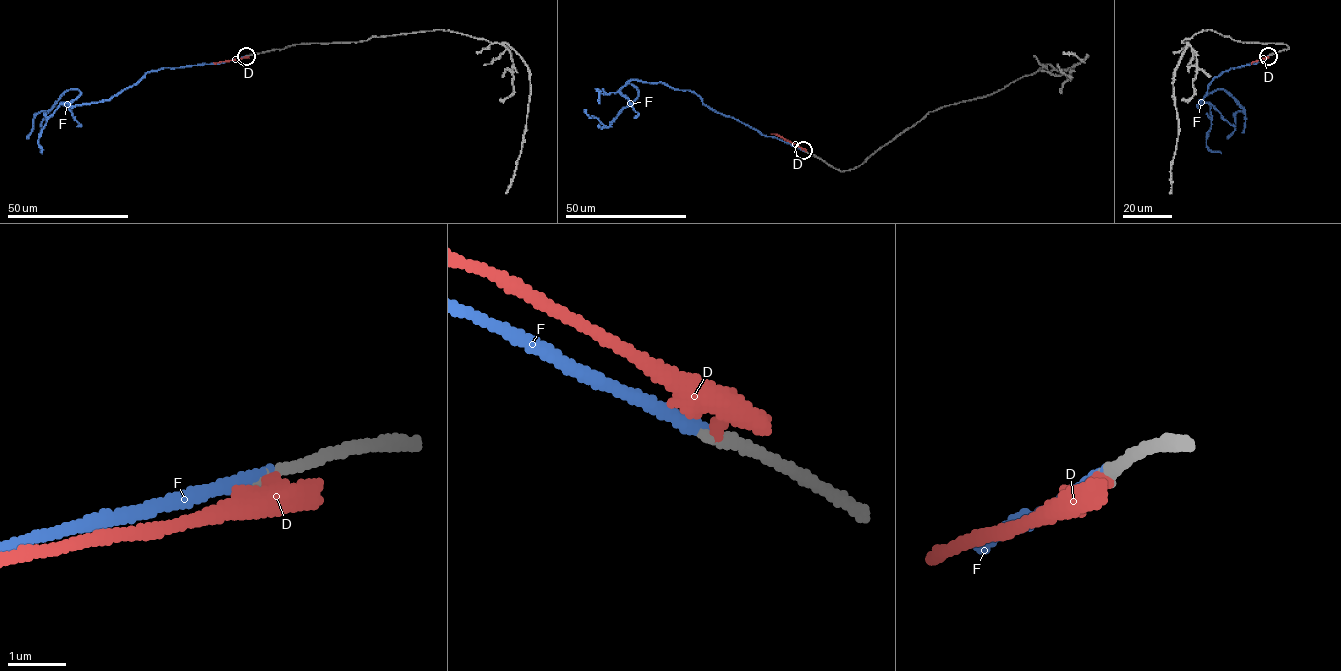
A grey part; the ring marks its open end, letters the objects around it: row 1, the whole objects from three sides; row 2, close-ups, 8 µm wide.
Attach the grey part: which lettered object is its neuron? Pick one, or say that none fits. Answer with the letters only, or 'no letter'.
F

